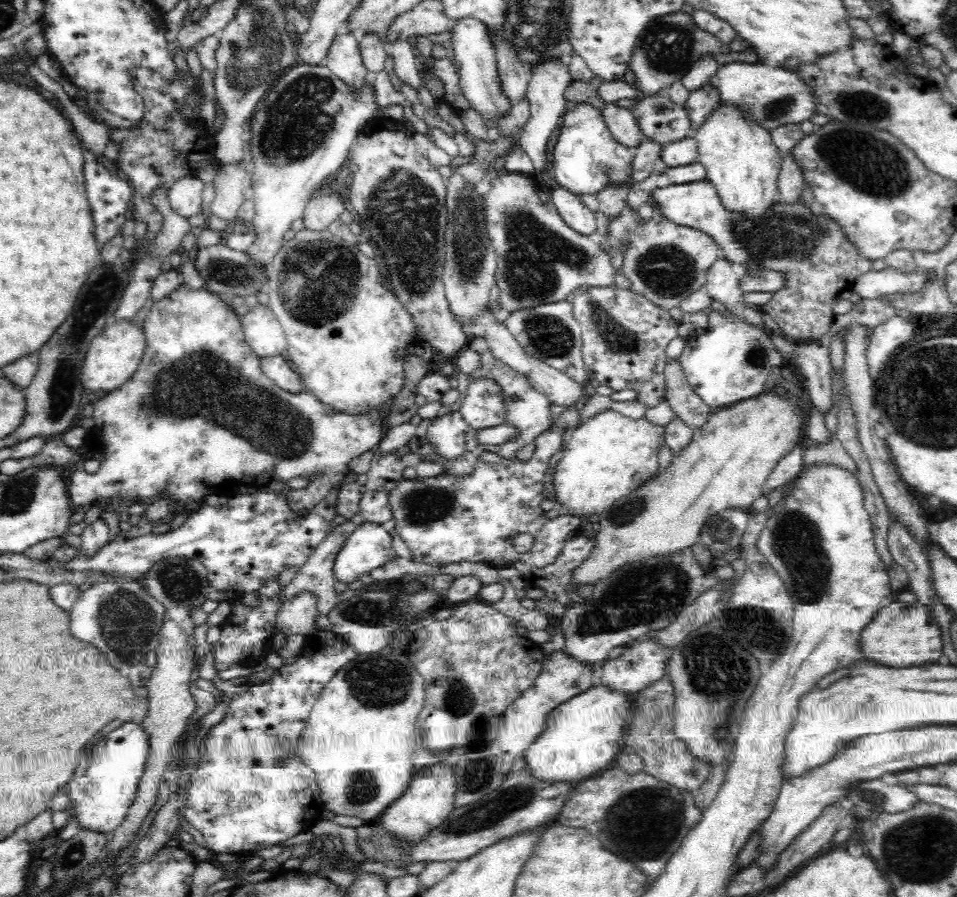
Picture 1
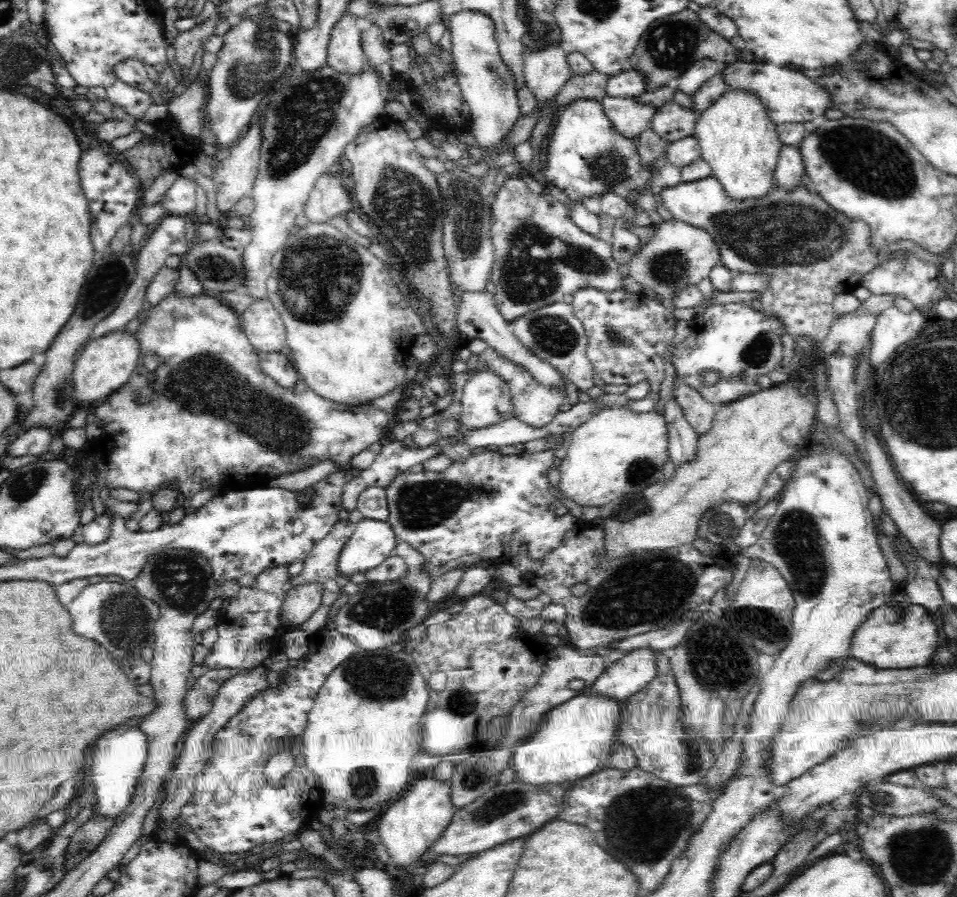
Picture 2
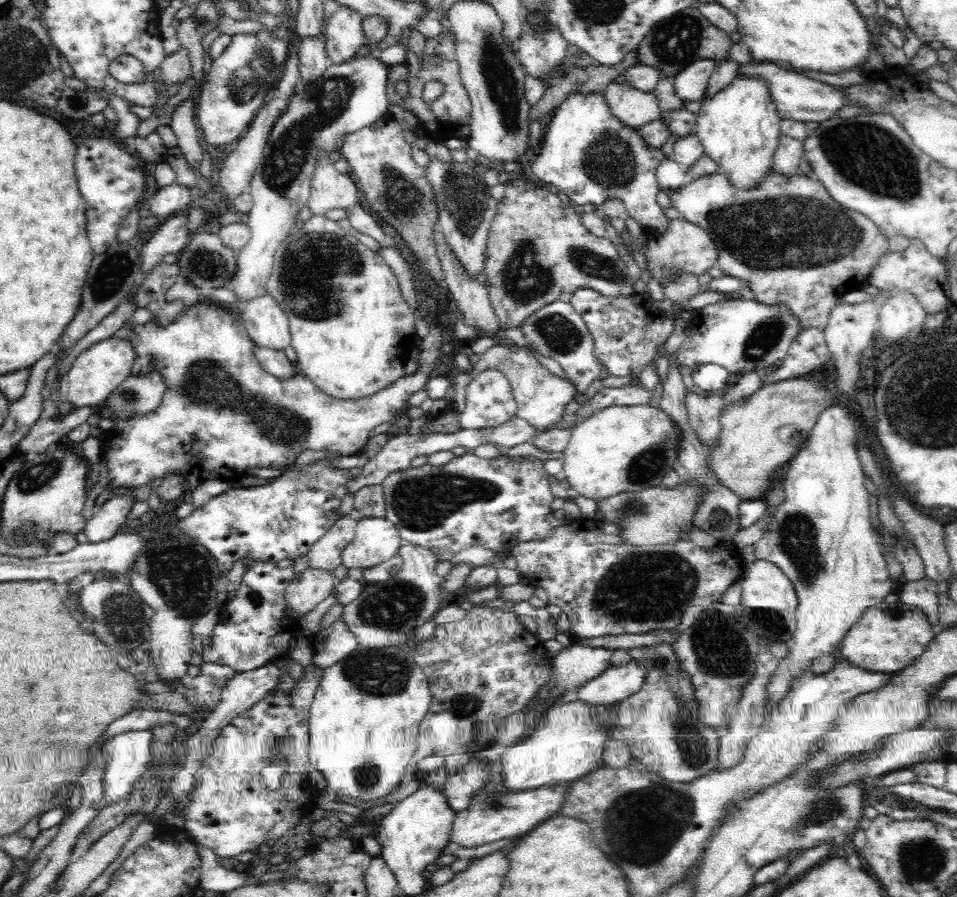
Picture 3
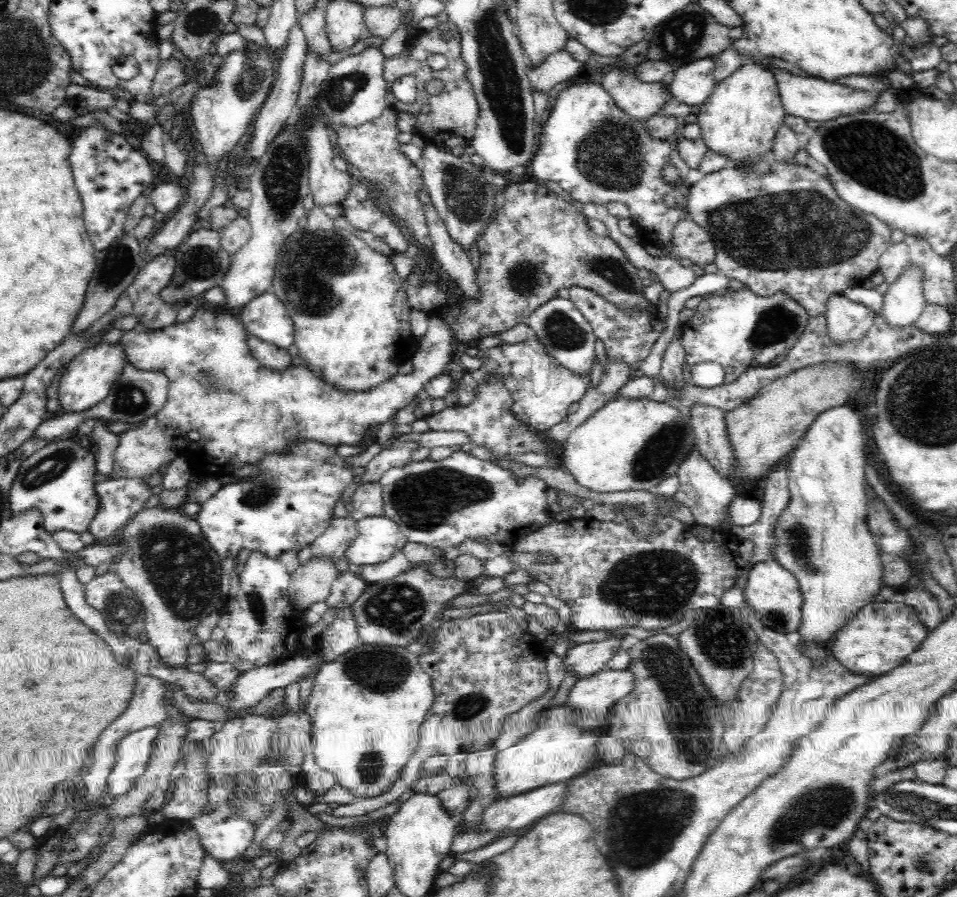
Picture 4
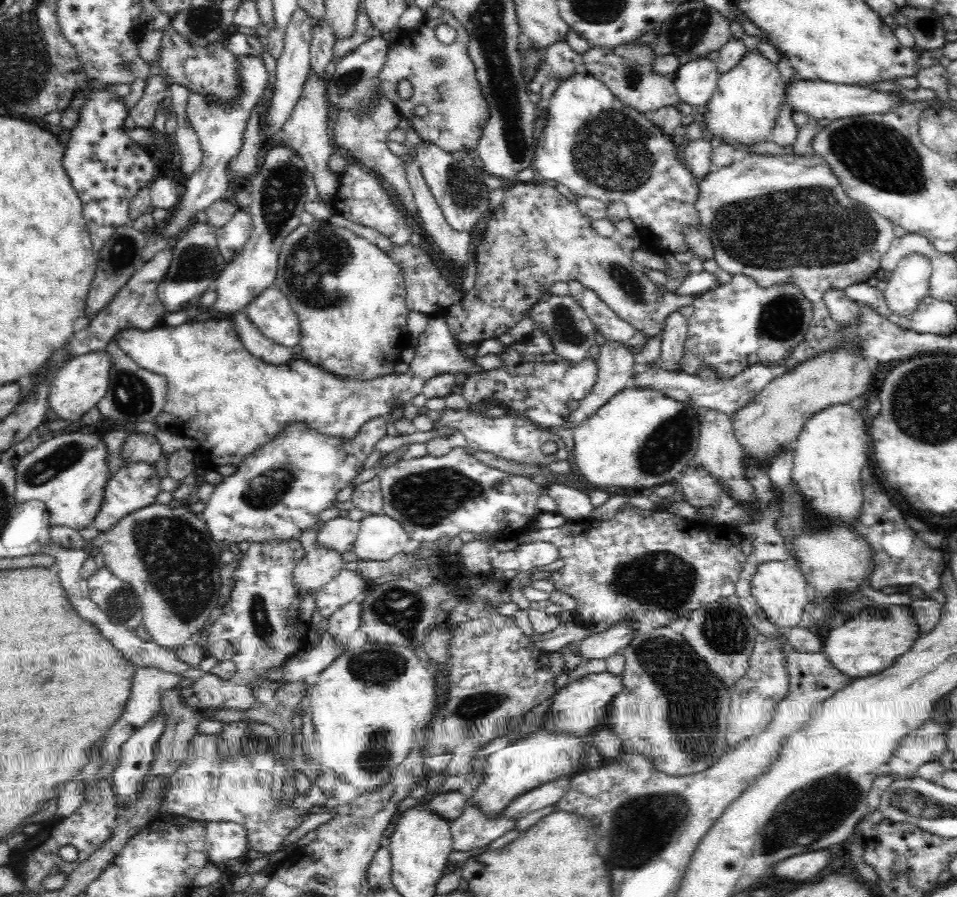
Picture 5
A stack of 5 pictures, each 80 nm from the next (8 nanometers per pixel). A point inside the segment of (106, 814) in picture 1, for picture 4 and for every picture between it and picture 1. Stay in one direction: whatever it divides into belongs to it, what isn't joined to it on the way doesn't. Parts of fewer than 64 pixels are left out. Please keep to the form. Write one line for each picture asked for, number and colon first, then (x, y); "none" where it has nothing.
2: (118, 759)
3: (128, 755)
4: (133, 753)

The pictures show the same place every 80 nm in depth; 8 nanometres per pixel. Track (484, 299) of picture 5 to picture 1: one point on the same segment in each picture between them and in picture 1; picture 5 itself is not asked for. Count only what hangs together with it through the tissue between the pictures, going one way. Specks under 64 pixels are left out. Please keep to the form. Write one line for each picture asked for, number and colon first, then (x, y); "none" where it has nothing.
1: (540, 260)
2: (540, 255)
3: (537, 249)
4: (537, 243)

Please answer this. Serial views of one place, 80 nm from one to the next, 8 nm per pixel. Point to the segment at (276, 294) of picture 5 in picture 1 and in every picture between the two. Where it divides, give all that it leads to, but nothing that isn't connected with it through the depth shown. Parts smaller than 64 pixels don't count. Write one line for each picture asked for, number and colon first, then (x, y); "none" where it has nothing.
1: (263, 332)
2: (262, 325)
3: (267, 326)
4: (265, 317)

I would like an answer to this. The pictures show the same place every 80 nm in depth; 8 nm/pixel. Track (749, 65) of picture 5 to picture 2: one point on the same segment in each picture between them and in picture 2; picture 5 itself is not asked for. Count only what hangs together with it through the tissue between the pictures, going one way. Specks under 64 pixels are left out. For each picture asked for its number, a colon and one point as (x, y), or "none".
2: (737, 139)
3: (738, 127)
4: (740, 118)

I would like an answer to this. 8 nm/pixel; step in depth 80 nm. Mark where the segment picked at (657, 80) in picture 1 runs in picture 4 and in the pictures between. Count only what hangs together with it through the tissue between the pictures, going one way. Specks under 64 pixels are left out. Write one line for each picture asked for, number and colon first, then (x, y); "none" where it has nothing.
2: (670, 45)
3: (672, 44)
4: (690, 34)

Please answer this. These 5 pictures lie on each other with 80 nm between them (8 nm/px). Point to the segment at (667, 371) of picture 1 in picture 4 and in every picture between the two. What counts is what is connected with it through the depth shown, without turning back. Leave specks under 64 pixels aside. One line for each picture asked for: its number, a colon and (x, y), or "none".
2: (699, 412)
3: (703, 418)
4: (708, 422)

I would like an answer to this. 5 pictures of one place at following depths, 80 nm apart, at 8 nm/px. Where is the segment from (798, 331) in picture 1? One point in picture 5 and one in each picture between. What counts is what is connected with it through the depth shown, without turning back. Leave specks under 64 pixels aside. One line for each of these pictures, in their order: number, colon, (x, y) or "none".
2: (811, 253)
3: (796, 247)
4: (778, 228)
5: (777, 219)

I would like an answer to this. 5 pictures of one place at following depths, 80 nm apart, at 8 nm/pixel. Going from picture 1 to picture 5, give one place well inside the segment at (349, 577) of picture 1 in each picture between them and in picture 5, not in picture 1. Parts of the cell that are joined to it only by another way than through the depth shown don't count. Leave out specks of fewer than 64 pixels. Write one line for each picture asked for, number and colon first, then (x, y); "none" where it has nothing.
2: (373, 541)
3: (376, 540)
4: (378, 538)
5: (380, 537)

